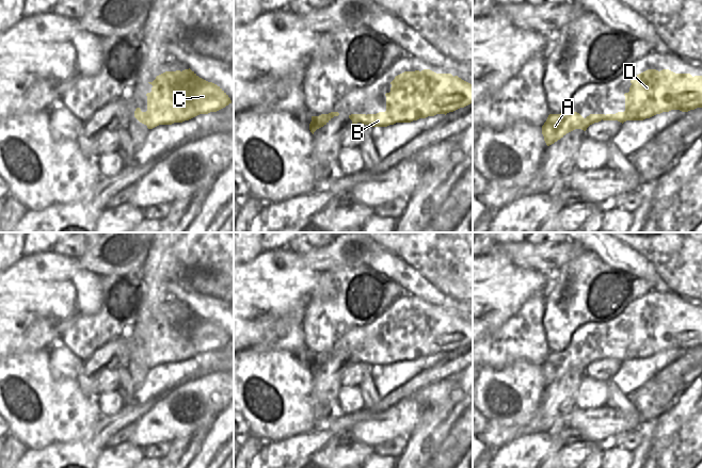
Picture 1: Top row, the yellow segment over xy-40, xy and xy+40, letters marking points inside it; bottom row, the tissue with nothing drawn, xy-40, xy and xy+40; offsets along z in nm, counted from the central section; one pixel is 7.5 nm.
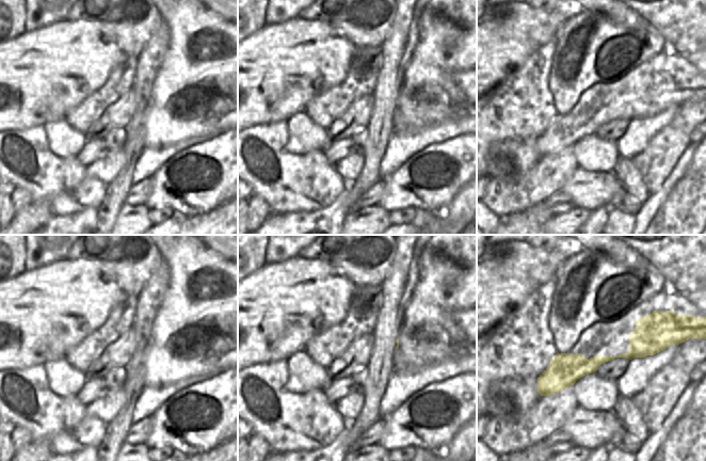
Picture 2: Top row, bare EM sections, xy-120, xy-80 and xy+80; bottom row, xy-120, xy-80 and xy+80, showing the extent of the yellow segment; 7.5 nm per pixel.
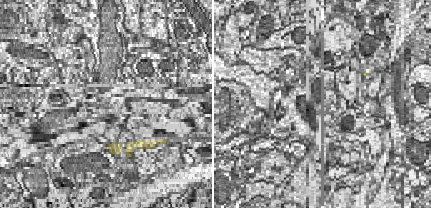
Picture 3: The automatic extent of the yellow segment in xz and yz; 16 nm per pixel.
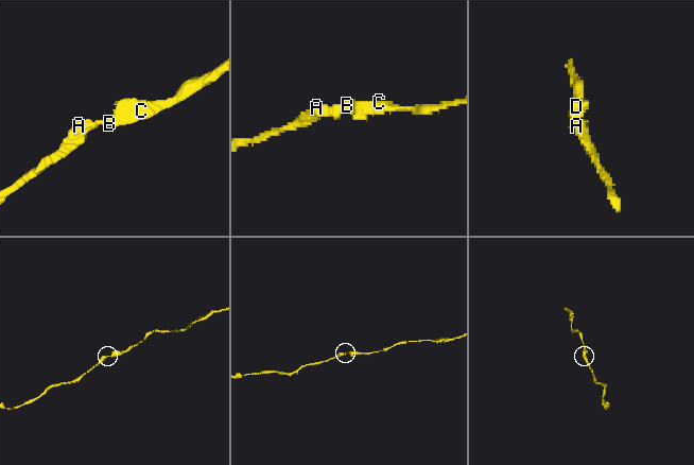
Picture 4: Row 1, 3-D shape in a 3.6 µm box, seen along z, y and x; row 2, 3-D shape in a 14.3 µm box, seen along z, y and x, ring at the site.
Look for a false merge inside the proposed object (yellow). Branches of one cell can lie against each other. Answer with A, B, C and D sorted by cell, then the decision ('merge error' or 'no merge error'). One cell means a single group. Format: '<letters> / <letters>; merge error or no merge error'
A B C D; no merge error

